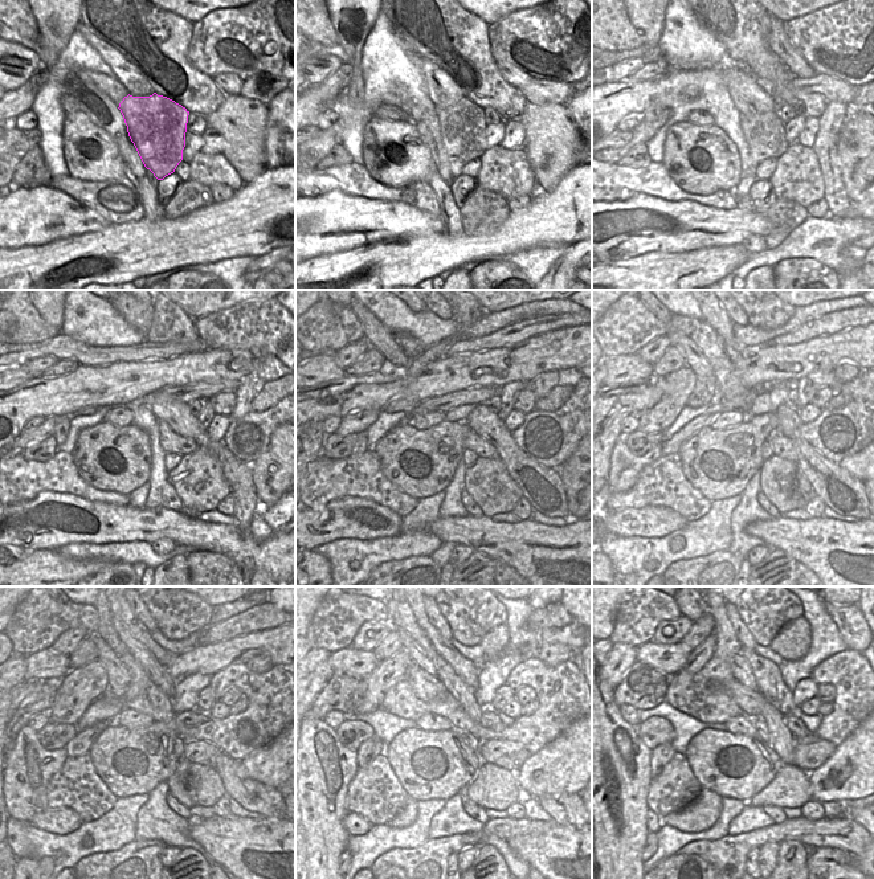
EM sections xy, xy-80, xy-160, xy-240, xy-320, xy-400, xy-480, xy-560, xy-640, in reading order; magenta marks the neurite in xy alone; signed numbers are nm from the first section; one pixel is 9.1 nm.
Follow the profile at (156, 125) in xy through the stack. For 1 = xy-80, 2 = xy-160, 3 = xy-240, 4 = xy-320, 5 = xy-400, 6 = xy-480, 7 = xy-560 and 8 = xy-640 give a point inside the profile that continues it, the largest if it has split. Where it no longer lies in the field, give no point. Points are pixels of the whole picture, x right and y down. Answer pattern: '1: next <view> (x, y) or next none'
1: next xy-80 (462, 126)
2: next xy-160 (764, 134)
3: next xy-240 (170, 441)
4: next xy-320 (482, 448)
5: next xy-400 (783, 448)
6: next xy-480 (195, 752)
7: next xy-560 (509, 755)
8: next xy-640 (811, 752)

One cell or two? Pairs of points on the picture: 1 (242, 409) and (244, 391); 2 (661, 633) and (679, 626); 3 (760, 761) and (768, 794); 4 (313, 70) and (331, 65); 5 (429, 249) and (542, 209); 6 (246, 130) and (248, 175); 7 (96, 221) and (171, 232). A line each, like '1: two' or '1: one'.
1: one
2: one
3: two
4: one
5: one
6: one
7: two

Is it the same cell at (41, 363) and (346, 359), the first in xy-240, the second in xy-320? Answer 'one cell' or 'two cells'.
one cell

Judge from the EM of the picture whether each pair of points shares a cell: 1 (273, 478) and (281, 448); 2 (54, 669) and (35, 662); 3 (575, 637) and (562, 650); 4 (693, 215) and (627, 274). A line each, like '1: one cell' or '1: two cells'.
1: one cell
2: one cell
3: two cells
4: two cells

